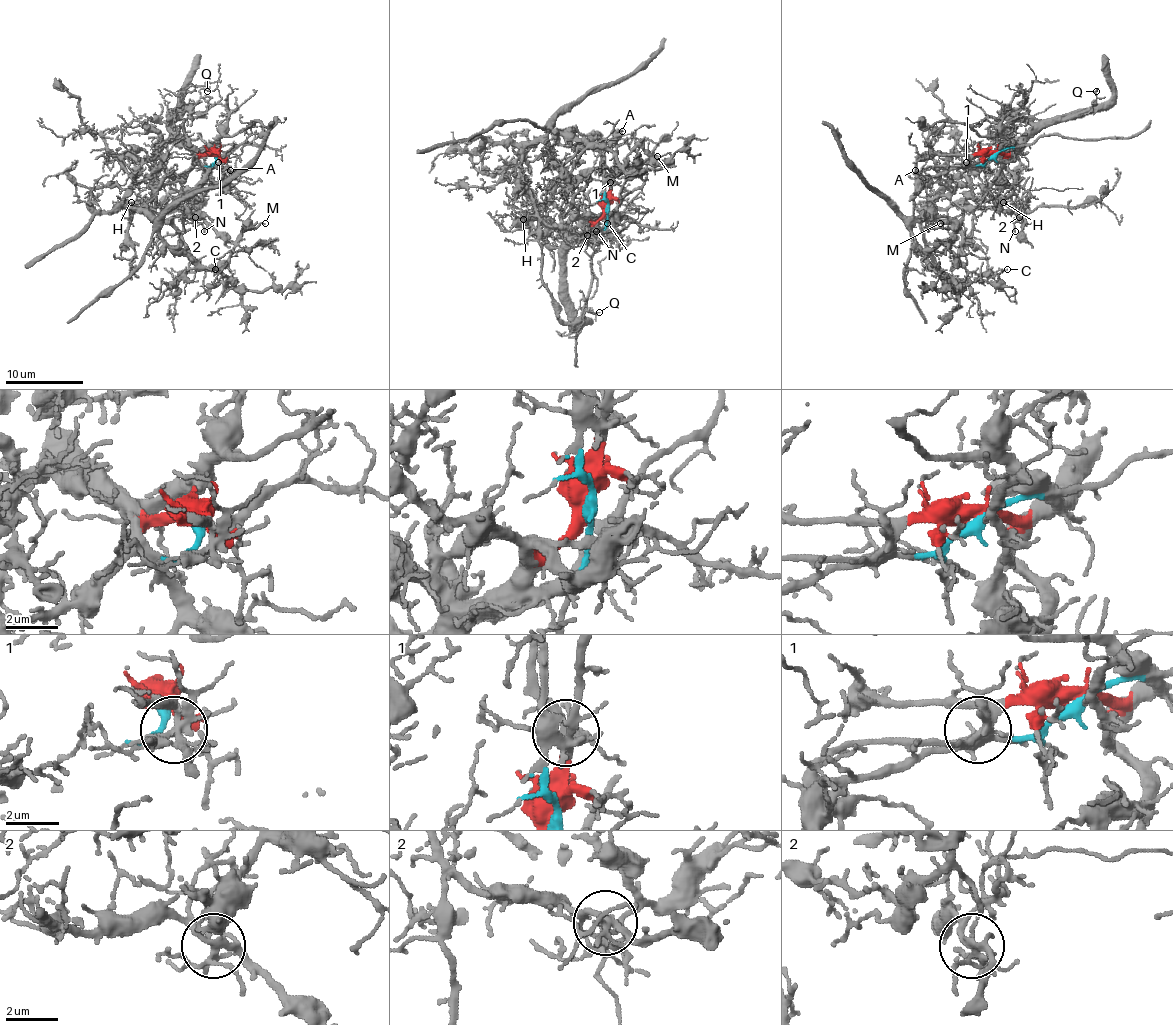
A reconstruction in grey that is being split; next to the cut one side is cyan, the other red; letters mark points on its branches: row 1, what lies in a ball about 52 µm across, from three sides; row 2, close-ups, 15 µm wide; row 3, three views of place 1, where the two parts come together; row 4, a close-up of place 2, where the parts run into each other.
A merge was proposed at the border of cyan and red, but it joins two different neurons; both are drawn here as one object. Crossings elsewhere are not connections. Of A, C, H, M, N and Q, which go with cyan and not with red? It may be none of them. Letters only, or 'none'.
C, M

